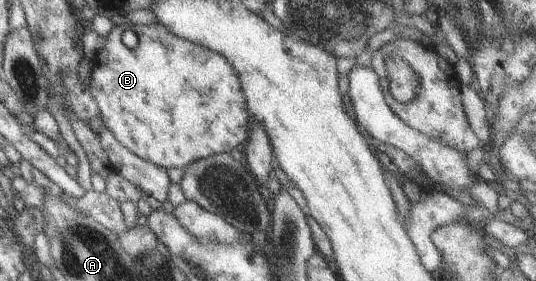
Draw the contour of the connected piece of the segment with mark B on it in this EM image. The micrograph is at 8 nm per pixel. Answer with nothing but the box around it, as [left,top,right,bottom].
[88,22,248,170]

